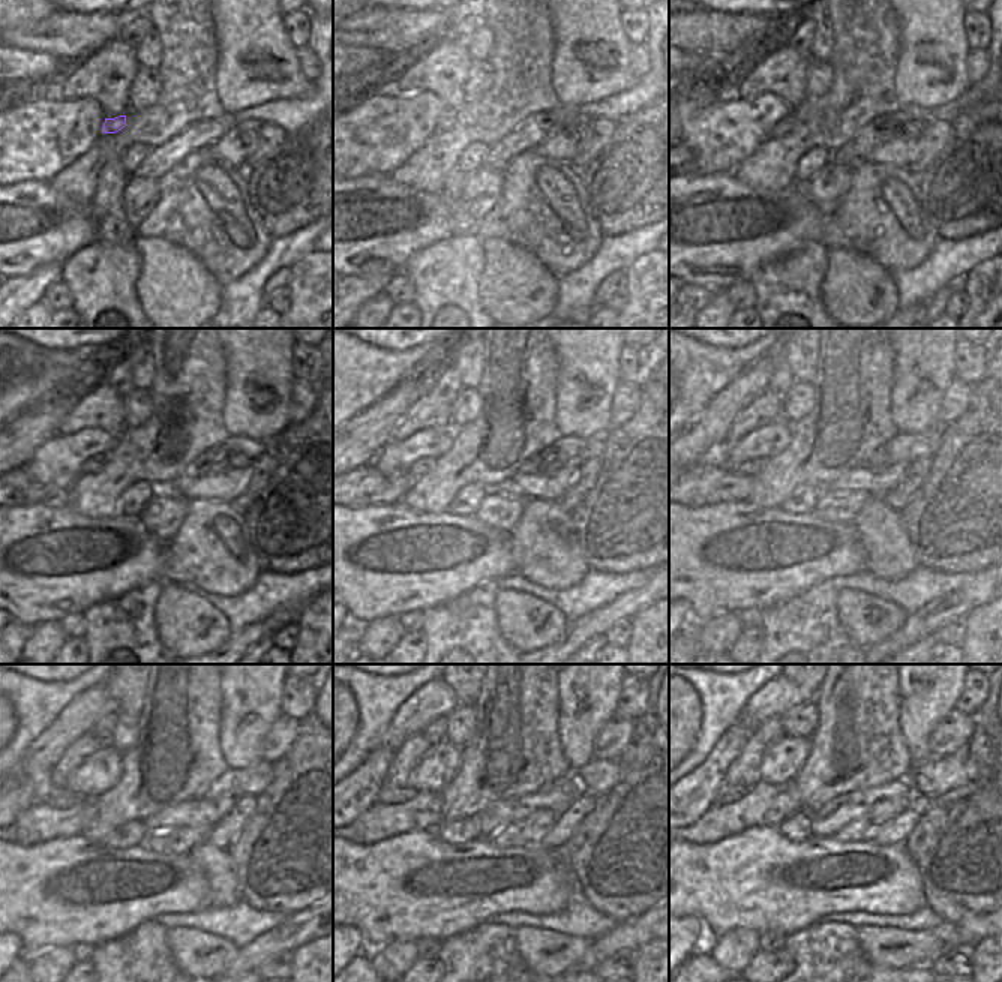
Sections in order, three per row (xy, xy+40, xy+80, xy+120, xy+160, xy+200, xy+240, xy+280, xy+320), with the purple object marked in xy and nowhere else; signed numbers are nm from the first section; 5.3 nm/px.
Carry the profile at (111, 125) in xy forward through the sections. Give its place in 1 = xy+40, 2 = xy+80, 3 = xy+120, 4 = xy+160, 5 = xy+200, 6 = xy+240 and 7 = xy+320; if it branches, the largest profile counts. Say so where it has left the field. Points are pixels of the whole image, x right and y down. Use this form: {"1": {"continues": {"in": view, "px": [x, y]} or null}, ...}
{"1": {"continues": {"in": "xy+40", "px": [447, 119]}}, "2": {"continues": {"in": "xy+80", "px": [785, 125]}}, "3": {"continues": {"in": "xy+120", "px": [95, 464]}}, "4": {"continues": {"in": "xy+160", "px": [423, 465]}}, "5": {"continues": {"in": "xy+200", "px": [750, 468]}}, "6": {"continues": {"in": "xy+240", "px": [56, 796]}}, "7": {"continues": {"in": "xy+320", "px": [726, 795]}}}

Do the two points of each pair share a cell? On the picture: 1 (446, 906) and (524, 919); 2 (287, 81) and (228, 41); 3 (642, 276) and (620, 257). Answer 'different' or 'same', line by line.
1: different
2: same
3: different

